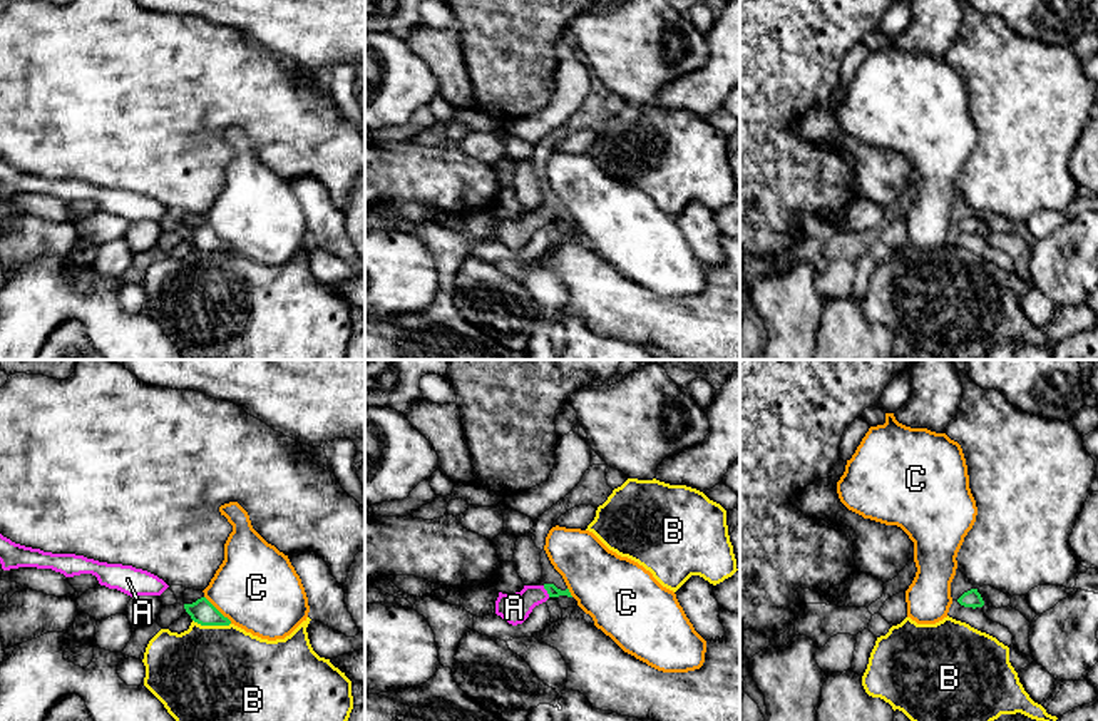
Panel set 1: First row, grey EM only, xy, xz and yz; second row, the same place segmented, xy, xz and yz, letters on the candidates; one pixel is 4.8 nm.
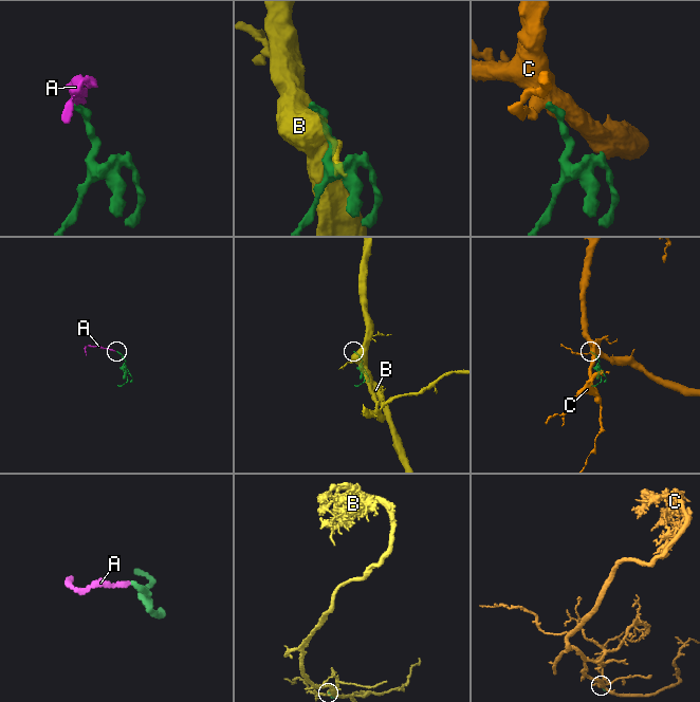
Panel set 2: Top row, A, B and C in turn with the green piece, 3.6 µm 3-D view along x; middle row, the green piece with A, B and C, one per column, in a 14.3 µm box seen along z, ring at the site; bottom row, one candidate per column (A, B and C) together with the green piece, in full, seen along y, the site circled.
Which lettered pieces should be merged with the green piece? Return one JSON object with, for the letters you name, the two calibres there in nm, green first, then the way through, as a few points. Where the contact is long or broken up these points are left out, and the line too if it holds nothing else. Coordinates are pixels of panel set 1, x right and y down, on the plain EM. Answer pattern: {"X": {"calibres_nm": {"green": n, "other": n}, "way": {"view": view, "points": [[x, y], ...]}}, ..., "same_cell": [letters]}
{"A": {"calibres_nm": {"green": 60, "other": 140}, "way": {"view": "xz", "points": [[553, 216], [546, 214], [529, 221], [514, 233]]}}, "same_cell": ["A"]}

